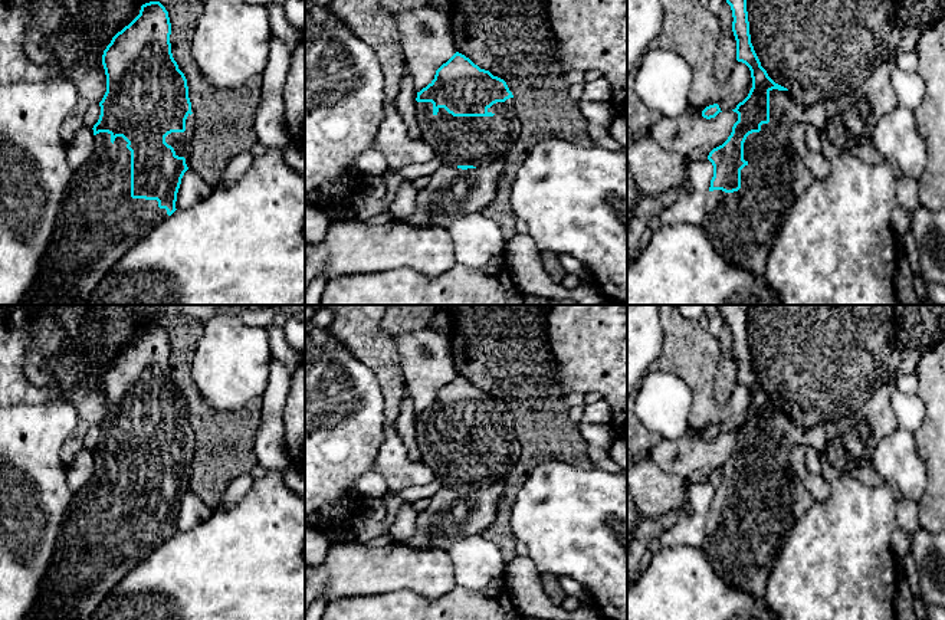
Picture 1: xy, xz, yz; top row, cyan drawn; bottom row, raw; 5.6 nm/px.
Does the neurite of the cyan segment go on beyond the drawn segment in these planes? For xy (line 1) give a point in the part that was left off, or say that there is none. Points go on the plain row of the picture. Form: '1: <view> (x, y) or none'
1: xy (98, 544)

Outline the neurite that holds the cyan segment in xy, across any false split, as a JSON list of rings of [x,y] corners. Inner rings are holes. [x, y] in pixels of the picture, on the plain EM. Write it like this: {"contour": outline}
{"contour": [[[160,324],[141,328],[140,337],[118,354],[102,377],[106,414],[99,424],[101,437],[93,447],[95,472],[91,480],[72,495],[55,551],[43,575],[37,603],[27,620],[88,620],[111,591],[154,550],[171,538],[194,459],[188,409],[171,375],[171,345]]]}

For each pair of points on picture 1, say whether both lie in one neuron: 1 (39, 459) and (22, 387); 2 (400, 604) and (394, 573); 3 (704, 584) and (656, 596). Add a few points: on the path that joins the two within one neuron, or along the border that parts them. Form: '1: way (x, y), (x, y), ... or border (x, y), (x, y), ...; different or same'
1: border (42, 402), (15, 404); different
2: border (364, 596), (412, 590), (430, 600); different
3: way (692, 596), (668, 596); same

